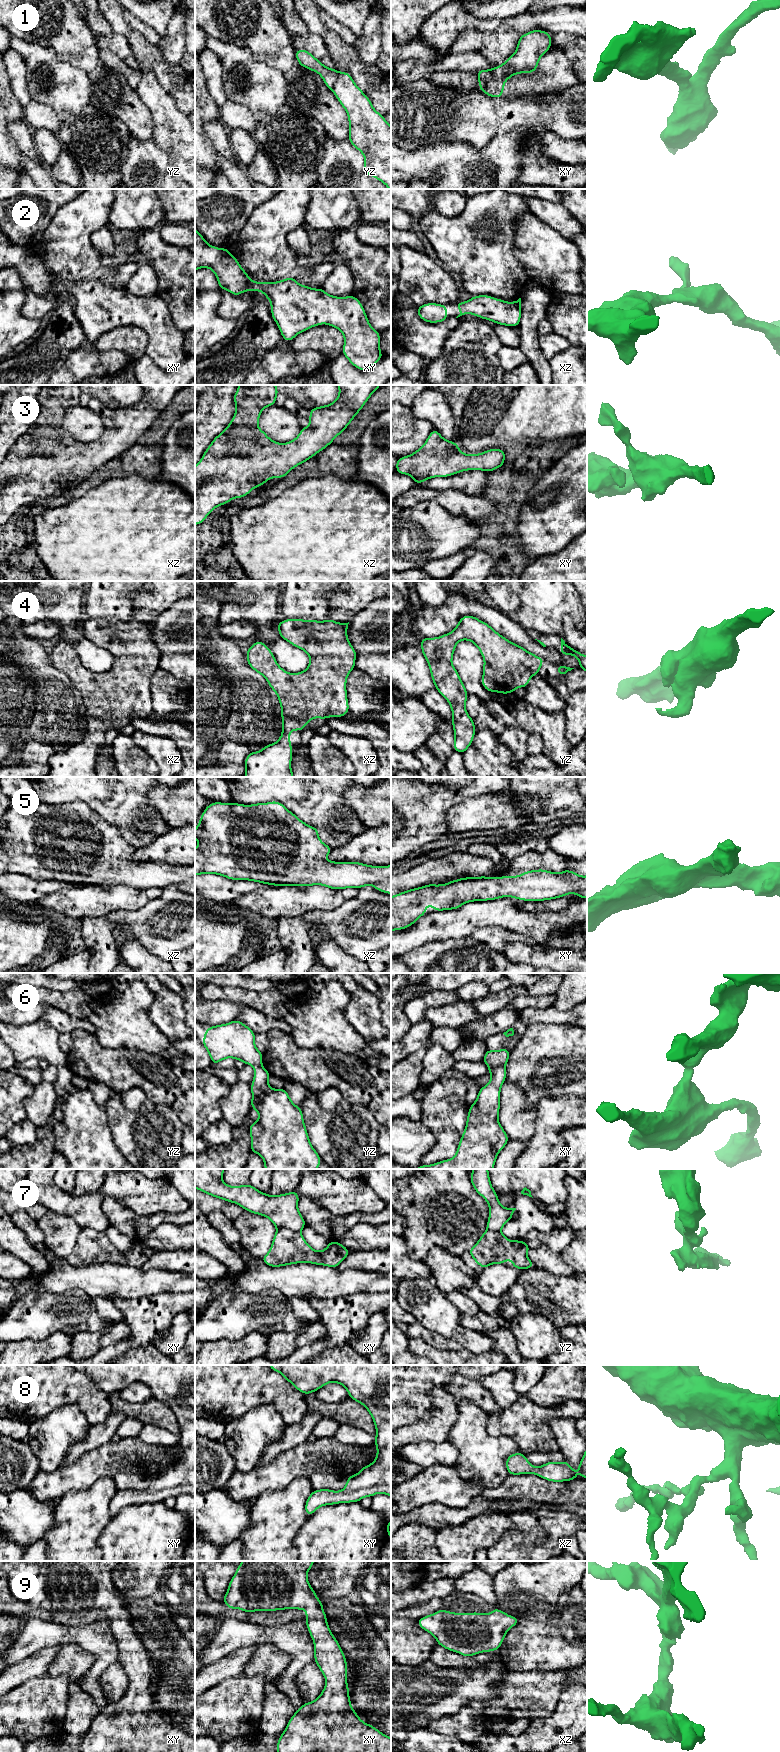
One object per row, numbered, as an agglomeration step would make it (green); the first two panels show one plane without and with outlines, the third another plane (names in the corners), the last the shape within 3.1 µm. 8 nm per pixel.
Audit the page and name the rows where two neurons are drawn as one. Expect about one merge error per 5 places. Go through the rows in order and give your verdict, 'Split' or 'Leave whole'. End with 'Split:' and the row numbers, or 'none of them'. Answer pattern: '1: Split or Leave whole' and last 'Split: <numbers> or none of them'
1: Split
2: Leave whole
3: Leave whole
4: Leave whole
5: Leave whole
6: Split
7: Split
8: Leave whole
9: Leave whole
Split: 1, 6, 7

